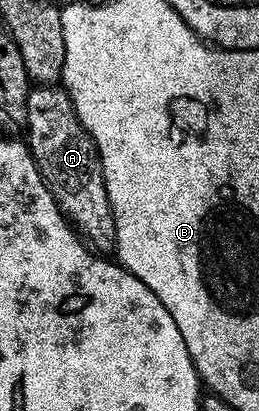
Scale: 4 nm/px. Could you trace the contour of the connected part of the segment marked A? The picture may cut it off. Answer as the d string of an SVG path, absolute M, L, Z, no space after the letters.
M34 84L27 95L27 115L23 122L29 128L27 144L37 170L51 191L58 209L94 250L109 251L117 244L113 208L105 186L105 172L93 136L77 118L69 90L60 84Z

